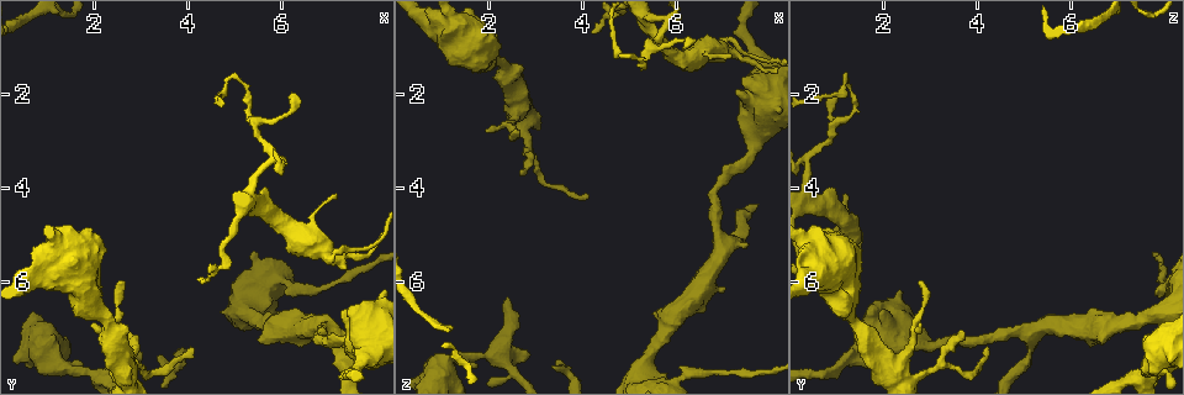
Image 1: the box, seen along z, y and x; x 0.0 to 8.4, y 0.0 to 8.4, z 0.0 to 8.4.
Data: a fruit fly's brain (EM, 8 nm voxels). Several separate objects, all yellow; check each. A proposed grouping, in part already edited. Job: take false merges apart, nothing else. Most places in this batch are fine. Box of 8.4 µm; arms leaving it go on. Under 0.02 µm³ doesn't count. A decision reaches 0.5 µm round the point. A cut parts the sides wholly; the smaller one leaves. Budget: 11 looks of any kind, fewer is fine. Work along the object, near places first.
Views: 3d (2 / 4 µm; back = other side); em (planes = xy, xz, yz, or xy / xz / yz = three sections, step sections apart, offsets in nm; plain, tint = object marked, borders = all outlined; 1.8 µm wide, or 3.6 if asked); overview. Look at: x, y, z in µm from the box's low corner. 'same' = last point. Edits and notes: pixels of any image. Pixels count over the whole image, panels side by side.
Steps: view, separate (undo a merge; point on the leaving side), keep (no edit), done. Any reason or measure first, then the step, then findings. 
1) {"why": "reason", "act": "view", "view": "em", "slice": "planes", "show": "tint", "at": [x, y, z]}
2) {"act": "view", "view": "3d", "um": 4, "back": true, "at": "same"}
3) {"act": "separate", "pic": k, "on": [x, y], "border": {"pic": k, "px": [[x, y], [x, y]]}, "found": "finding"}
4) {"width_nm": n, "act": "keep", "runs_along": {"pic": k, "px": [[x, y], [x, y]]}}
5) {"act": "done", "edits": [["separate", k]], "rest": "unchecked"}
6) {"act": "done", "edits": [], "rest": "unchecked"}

{"why": "abrupt turn", "act": "view", "view": "3d", "um": 2, "at": [7.00, 7.05, 5.15]}

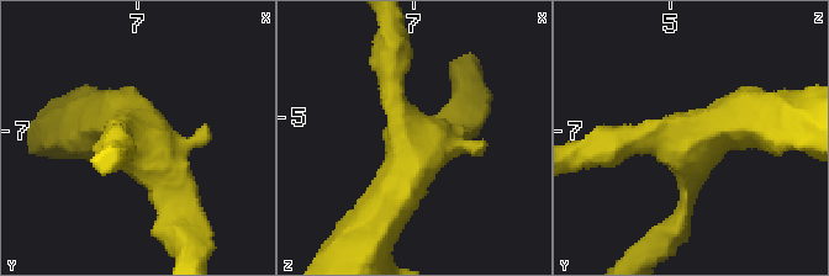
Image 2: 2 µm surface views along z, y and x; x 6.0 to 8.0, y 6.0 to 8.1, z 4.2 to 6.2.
{"why": "shape alone is not enough", "act": "view", "view": "em", "slice": "xz", "step": 16, "show": "tint", "at": [6.98, 7.06, 5.18]}

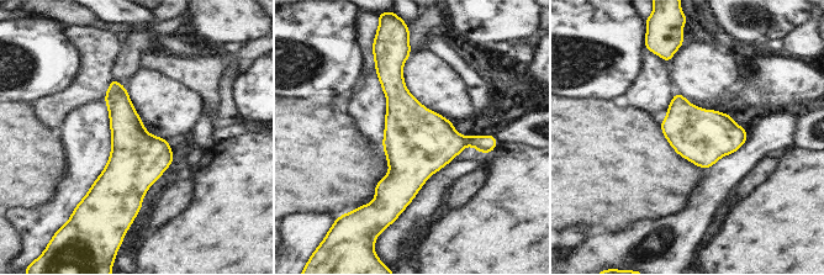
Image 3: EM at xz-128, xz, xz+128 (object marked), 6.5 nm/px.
{"act": "keep", "found": "all the same neuron"}

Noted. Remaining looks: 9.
{"why": "abrupt turn", "act": "view", "view": "em", "um": 3.6, "slice": "planes", "show": "plain", "at": [7.85, 7.15, 2.70]}

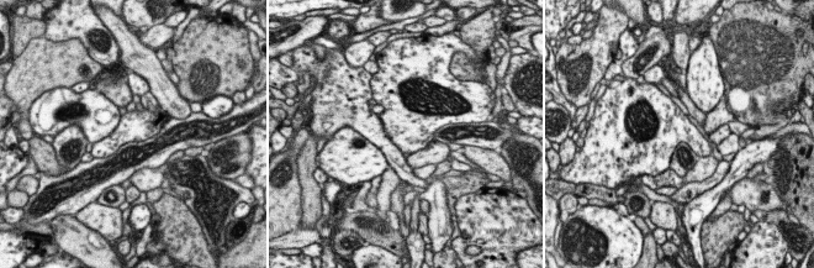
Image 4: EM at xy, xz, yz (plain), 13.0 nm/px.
{"act": "view", "view": "em", "um": 3.6, "slice": "planes", "show": "tint", "at": "same"}

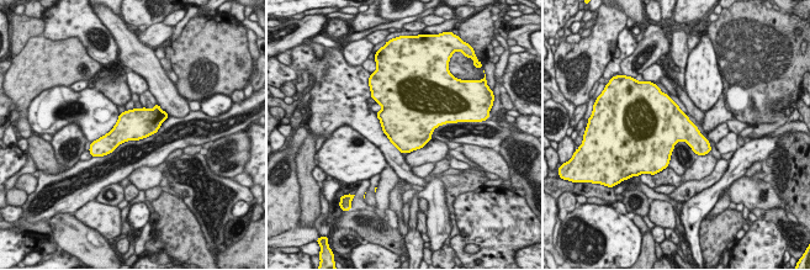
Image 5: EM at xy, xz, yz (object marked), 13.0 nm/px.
{"act": "keep", "found": "all the same neuron"}

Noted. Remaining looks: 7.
{"why": "thick turns thin", "act": "view", "view": "em", "um": 3.6, "slice": "yz", "step": 8, "show": "tint", "at": [6.20, 5.00, 1.25]}

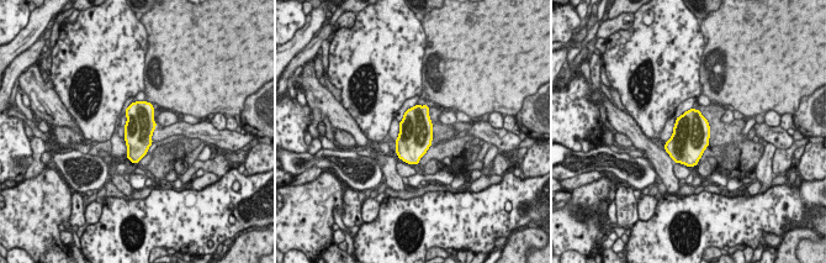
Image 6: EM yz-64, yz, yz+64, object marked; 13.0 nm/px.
{"act": "keep", "found": "one neuron here"}

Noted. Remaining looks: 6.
{"why": "calibre changes", "act": "view", "view": "3d", "um": 4, "at": [7.20, 6.05, 7.95]}

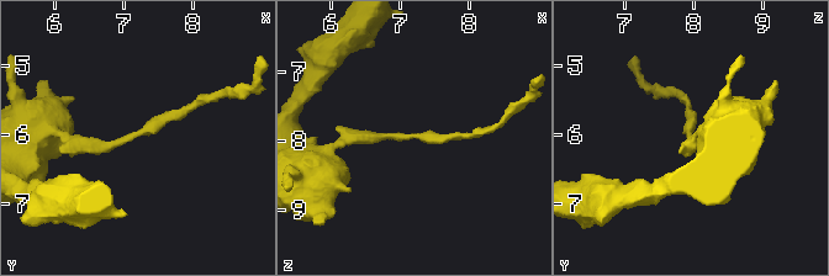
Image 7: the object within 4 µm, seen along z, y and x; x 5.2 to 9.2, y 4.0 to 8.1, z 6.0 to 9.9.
{"why": "need the tissue", "act": "view", "view": "em", "um": 3.6, "slice": "yz", "step": 8, "show": "tint", "at": [7.25, 6.00, 7.95]}

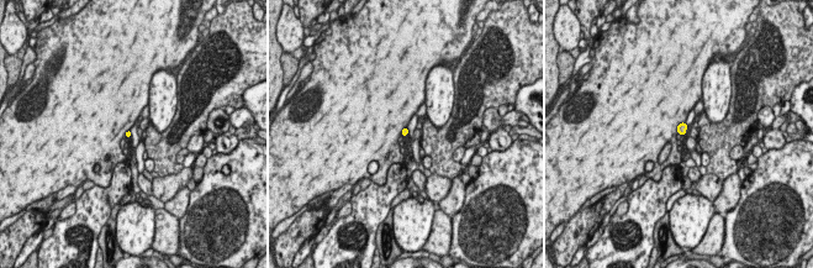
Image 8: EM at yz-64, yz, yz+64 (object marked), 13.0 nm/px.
{"why": "another direction", "act": "view", "view": "em", "um": 3.6, "slice": "planes", "show": "tint", "at": "same"}

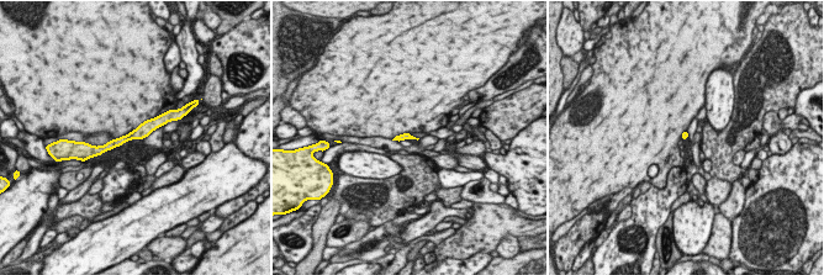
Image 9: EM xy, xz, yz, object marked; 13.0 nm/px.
{"width_nm": 90, "act": "keep", "runs_along": {"pic": 9, "px": [[163, 120], [100, 149]]}, "found": "continuous, no second neuron"}

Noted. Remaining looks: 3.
{"act": "done", "edits": [], "rest": "unchecked"}

